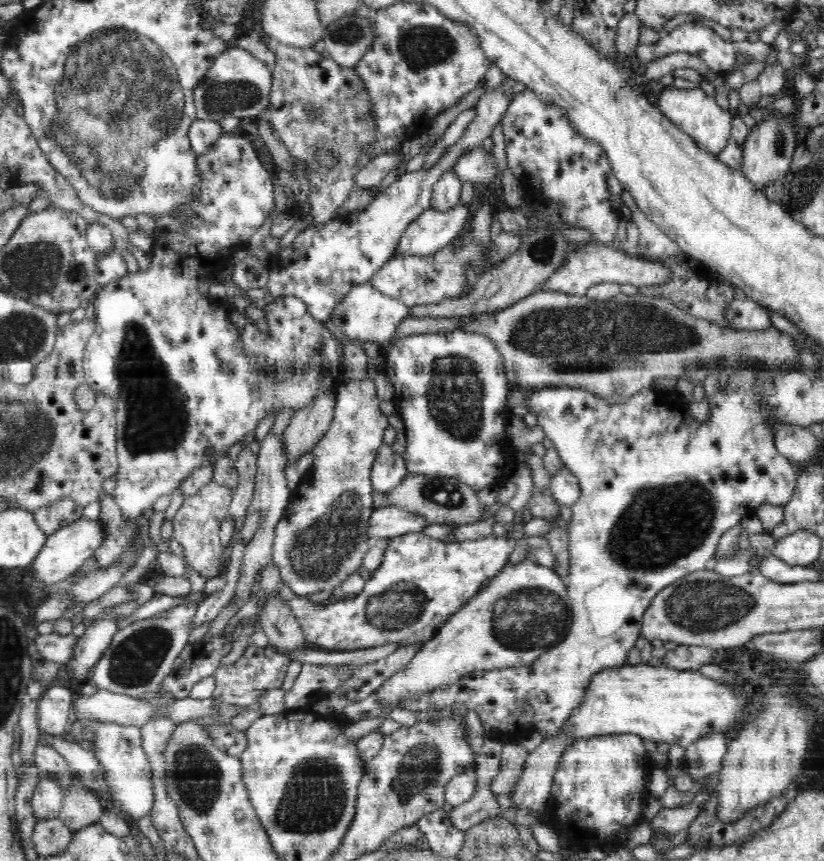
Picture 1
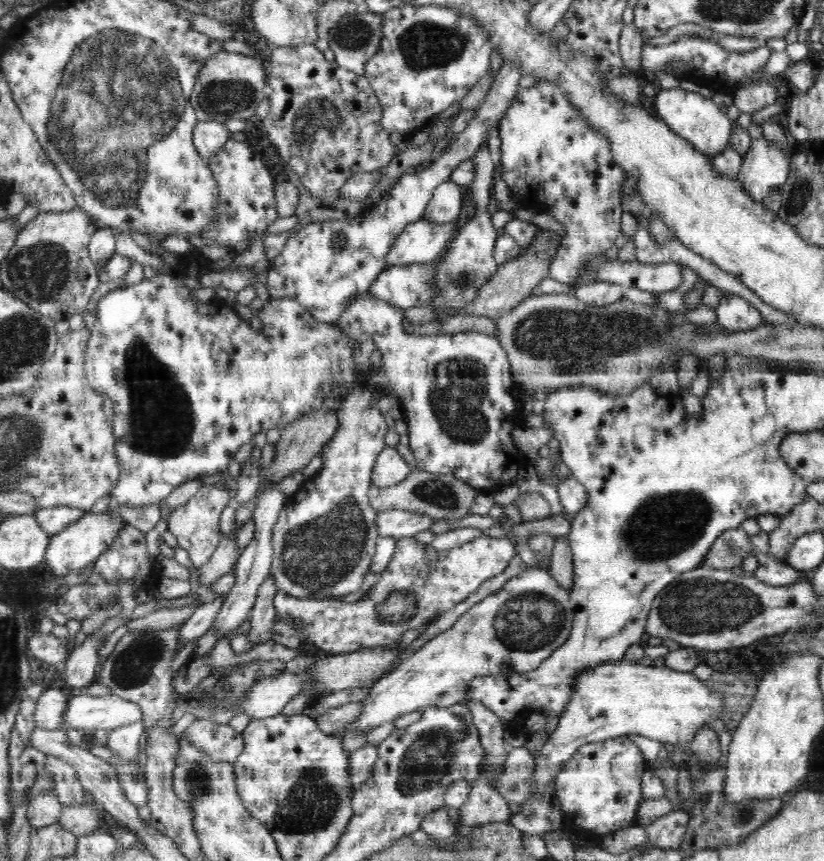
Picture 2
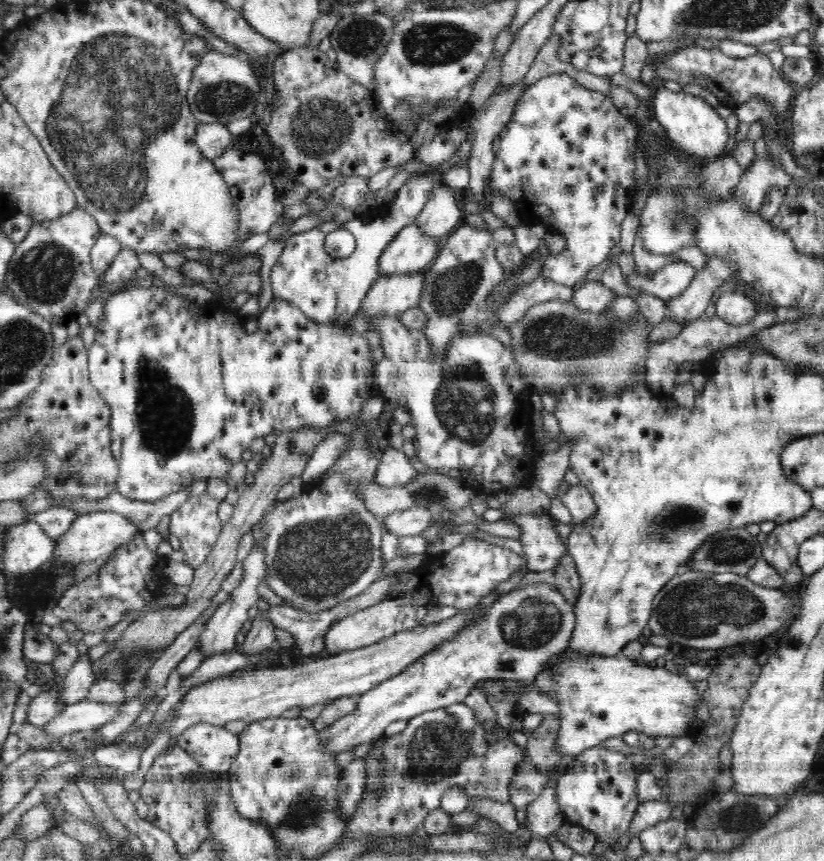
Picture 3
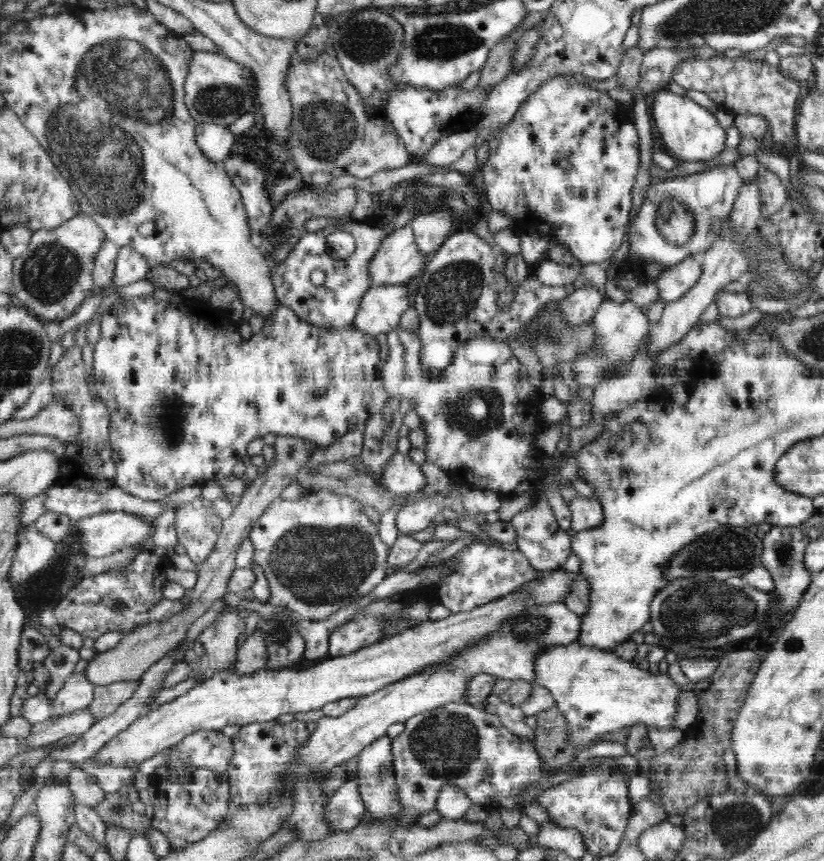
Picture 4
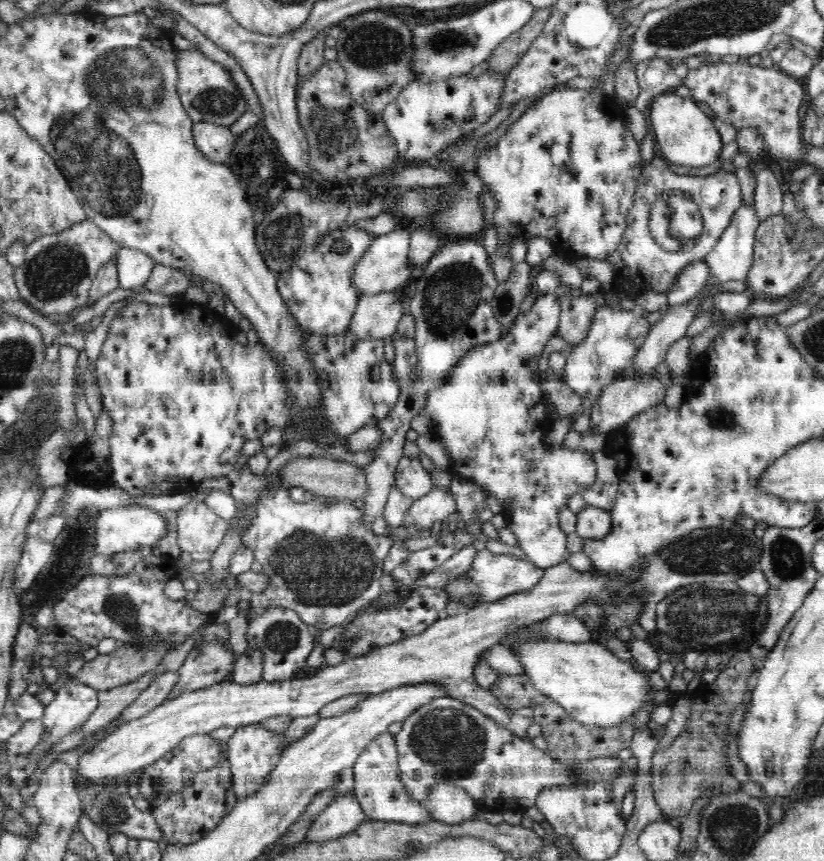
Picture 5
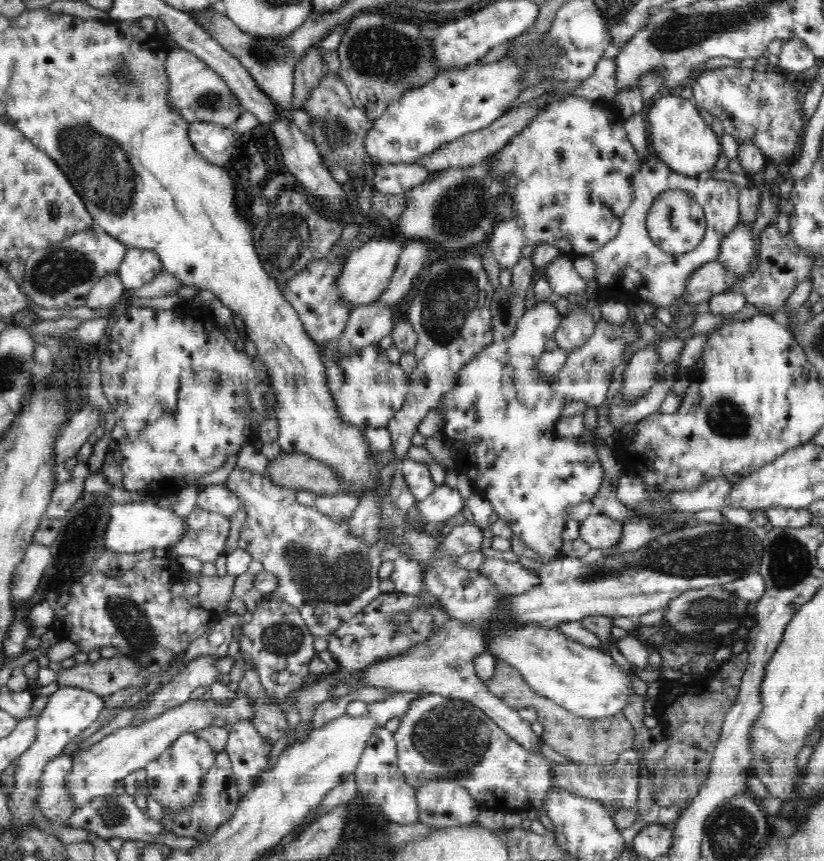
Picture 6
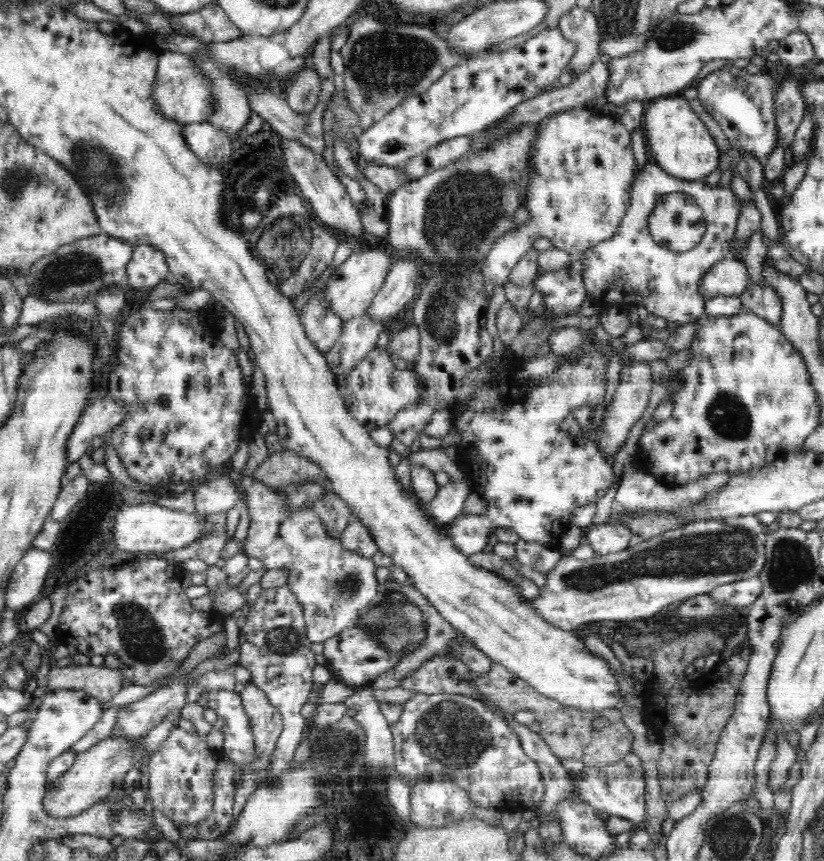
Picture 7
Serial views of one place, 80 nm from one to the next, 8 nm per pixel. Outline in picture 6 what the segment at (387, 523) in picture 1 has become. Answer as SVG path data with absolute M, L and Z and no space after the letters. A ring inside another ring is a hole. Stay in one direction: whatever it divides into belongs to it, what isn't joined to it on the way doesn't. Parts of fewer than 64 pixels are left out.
M438 486L428 498L417 502L413 511L421 525L432 522L446 522L448 518L458 514L464 508L465 502L458 491L448 486Z

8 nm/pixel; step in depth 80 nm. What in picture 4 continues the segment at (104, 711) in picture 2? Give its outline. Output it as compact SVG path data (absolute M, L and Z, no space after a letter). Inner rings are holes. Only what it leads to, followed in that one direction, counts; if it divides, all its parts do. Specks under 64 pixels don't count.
M90 708L72 711L59 717L50 717L44 722L32 724L32 734L22 739L28 747L45 746L70 734L82 735L96 724L96 717Z

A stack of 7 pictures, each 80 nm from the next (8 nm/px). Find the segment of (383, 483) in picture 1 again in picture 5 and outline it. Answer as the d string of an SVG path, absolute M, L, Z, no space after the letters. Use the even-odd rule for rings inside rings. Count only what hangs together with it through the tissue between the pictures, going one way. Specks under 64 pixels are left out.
M400 458L398 472L395 475L393 488L413 500L426 496L434 488L430 473L424 470L418 459Z

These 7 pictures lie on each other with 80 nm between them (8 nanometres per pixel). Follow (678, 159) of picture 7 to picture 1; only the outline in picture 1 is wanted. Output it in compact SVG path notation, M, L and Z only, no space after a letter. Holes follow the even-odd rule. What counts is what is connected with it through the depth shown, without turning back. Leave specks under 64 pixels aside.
M673 86L663 88L660 90L657 104L672 123L678 125L678 128L694 138L698 146L709 153L718 155L731 139L731 122L735 113L721 108L714 97L701 89L682 90Z

